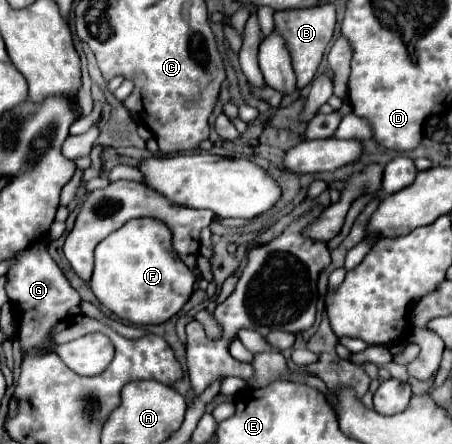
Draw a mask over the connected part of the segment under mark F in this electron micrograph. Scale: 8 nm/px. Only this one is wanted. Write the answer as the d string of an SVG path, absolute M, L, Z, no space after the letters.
M129 220L95 248L95 270L89 286L107 310L131 324L167 322L191 298L193 284L195 276L173 252L173 234L161 220Z

